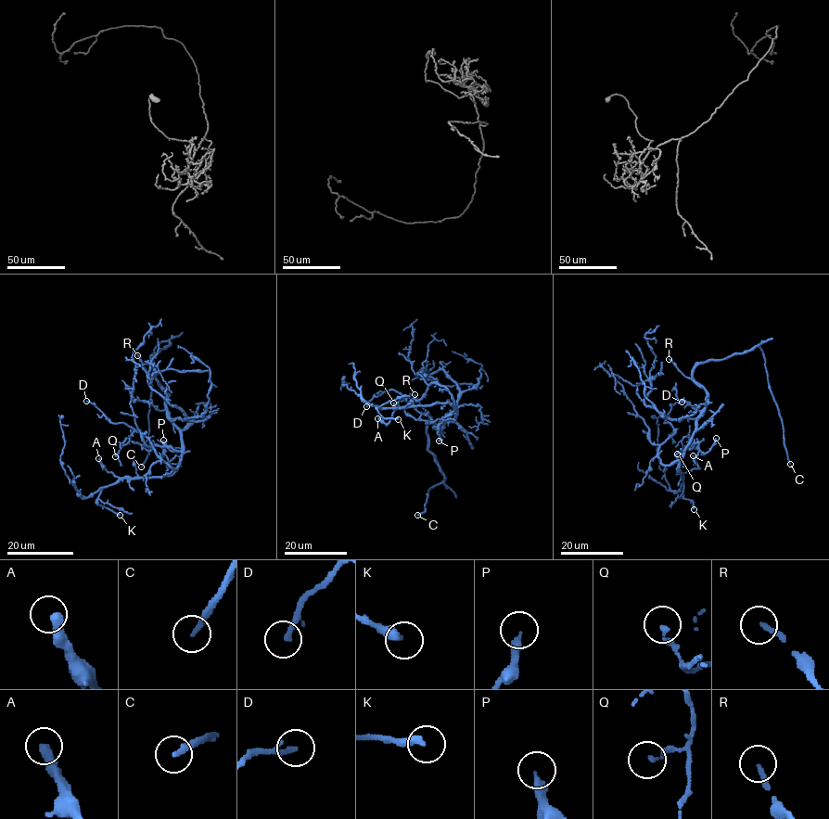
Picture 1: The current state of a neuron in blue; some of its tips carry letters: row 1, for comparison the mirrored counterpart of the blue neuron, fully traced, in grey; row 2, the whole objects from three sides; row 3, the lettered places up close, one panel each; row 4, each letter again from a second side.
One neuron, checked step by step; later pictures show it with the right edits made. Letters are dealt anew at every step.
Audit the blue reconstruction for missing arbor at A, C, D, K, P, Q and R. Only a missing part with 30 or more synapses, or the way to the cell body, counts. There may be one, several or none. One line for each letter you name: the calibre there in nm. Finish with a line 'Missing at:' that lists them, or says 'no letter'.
A: 420 nm thick
C: 200 nm thick
R: 190 nm thick
Missing at: A, C, R

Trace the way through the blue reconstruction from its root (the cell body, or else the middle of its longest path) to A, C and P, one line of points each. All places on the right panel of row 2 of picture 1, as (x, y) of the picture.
A: (704, 412), (696, 420), (696, 428), (677, 468), (680, 474), (698, 468), (693, 455)
C: (704, 412), (707, 392), (692, 370), (758, 346), (790, 464)
P: (704, 412), (696, 420), (696, 428), (686, 449), (696, 443), (700, 450), (707, 453), (716, 438)

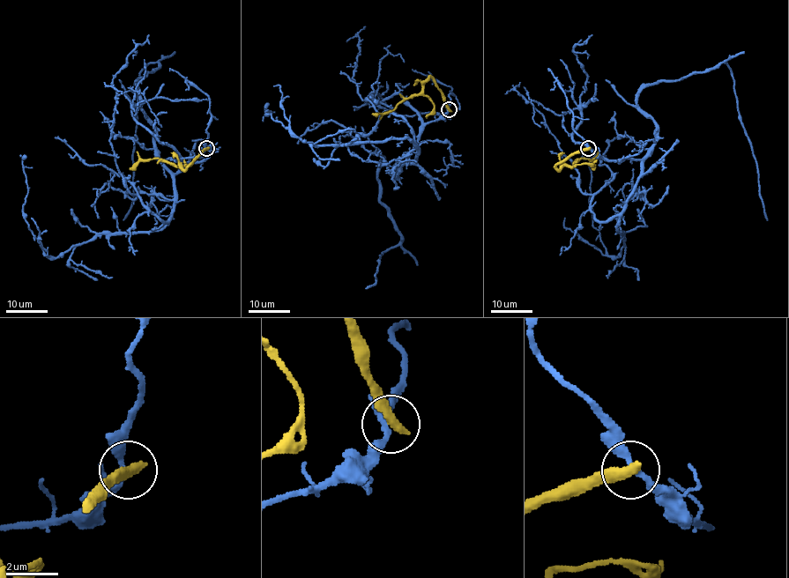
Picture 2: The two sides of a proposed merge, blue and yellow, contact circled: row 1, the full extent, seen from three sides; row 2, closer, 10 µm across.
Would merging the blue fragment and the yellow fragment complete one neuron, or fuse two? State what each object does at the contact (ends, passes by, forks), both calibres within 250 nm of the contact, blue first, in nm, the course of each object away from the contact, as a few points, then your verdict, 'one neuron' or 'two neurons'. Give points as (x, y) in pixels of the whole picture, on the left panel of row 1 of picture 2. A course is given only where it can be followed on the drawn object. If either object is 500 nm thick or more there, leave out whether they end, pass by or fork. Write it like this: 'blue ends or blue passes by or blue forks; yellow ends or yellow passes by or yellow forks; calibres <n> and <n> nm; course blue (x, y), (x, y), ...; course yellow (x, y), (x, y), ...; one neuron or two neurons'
blue passes by; yellow ends; calibres 240 and 480 nm; course blue (205, 149), (181, 160), (158, 156), (135, 84), (158, 67), (152, 62), (140, 74), (132, 203), (123, 219); course yellow (205, 149), (183, 169), (159, 158), (137, 161), (130, 169); two neurons

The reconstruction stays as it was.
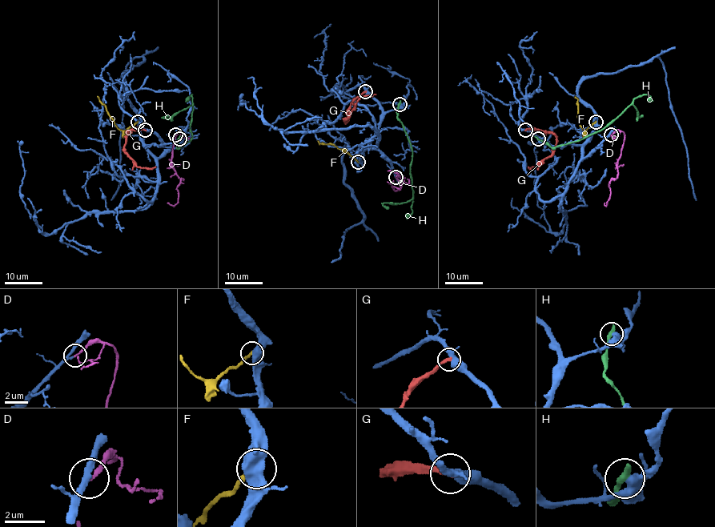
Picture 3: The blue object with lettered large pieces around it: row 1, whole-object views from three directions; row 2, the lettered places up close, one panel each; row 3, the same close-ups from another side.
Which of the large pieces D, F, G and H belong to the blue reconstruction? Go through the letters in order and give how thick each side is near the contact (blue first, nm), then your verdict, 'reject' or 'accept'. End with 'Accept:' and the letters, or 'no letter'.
D: 220 nm thick on the blue side, 170 nm on the other; accept
F: 600 nm thick on the blue side, 240 nm on the other; reject
G: 400 nm thick on the blue side, 280 nm on the other; reject
H: 600 nm thick on the blue side, 400 nm on the other; reject
Accept: D

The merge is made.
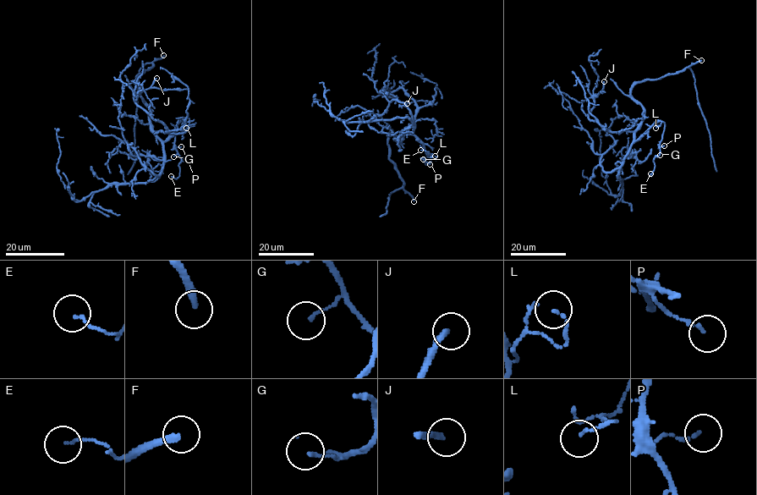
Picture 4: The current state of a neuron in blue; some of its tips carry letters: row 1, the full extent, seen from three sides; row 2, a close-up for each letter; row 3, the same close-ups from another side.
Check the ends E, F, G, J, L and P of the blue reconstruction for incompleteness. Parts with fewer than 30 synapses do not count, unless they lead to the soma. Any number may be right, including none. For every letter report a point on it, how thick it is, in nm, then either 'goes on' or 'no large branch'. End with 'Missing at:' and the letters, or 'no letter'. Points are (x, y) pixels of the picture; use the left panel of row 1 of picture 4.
E: (171, 176) | 100 nm | no large branch
F: (163, 55) | 280 nm | goes on
G: (173, 156) | 110 nm | no large branch
J: (156, 78) | 200 nm | goes on
L: (186, 128) | 110 nm | no large branch
P: (181, 146) | 130 nm | no large branch
Missing at: F, J

